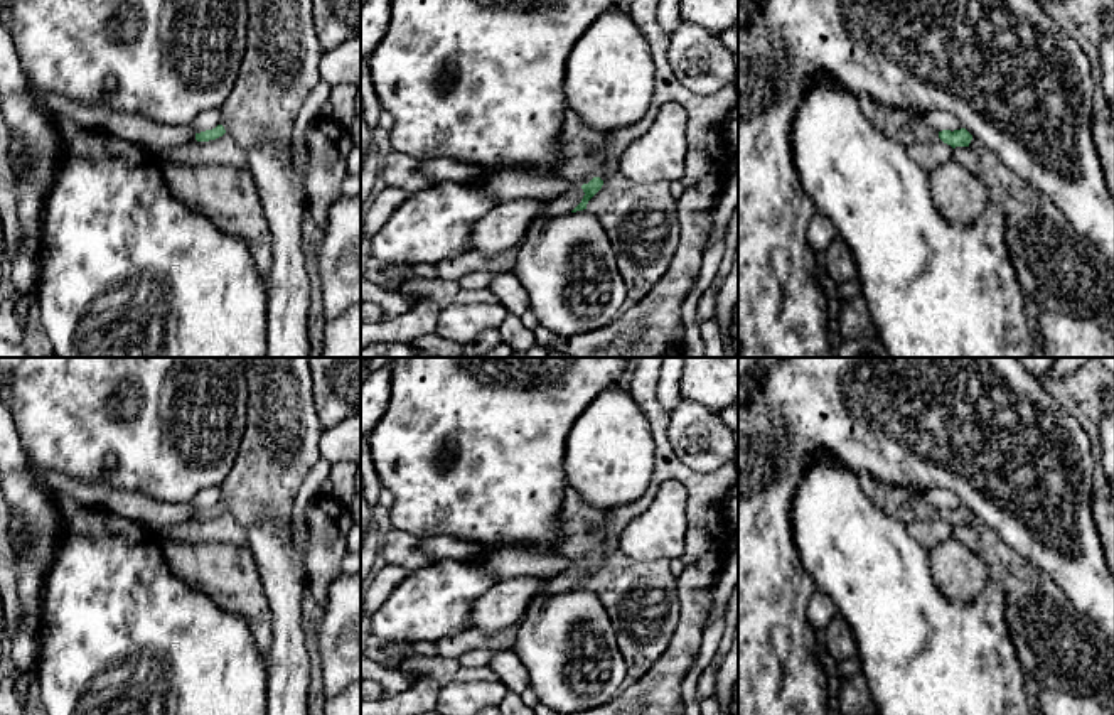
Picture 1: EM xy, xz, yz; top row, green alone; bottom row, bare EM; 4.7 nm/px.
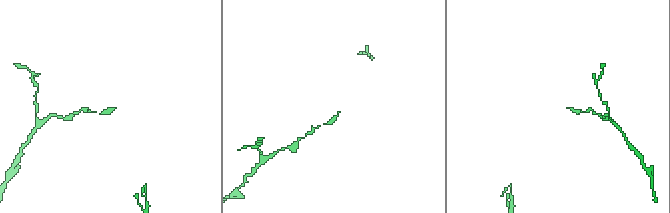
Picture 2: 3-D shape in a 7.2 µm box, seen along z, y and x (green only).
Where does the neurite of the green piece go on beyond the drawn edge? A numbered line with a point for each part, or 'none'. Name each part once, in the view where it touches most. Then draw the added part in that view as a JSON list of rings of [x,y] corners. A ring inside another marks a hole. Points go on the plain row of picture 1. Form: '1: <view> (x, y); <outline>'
none

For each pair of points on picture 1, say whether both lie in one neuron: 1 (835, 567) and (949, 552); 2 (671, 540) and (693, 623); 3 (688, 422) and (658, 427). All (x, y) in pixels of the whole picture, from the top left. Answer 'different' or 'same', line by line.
1: different
2: different
3: different

